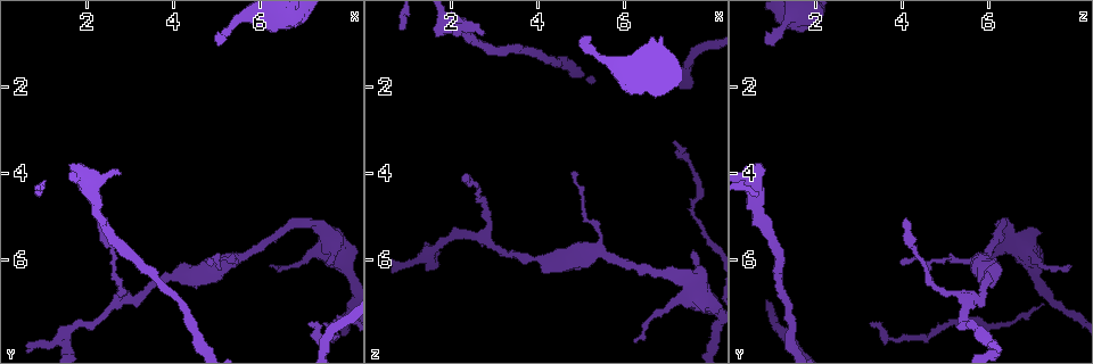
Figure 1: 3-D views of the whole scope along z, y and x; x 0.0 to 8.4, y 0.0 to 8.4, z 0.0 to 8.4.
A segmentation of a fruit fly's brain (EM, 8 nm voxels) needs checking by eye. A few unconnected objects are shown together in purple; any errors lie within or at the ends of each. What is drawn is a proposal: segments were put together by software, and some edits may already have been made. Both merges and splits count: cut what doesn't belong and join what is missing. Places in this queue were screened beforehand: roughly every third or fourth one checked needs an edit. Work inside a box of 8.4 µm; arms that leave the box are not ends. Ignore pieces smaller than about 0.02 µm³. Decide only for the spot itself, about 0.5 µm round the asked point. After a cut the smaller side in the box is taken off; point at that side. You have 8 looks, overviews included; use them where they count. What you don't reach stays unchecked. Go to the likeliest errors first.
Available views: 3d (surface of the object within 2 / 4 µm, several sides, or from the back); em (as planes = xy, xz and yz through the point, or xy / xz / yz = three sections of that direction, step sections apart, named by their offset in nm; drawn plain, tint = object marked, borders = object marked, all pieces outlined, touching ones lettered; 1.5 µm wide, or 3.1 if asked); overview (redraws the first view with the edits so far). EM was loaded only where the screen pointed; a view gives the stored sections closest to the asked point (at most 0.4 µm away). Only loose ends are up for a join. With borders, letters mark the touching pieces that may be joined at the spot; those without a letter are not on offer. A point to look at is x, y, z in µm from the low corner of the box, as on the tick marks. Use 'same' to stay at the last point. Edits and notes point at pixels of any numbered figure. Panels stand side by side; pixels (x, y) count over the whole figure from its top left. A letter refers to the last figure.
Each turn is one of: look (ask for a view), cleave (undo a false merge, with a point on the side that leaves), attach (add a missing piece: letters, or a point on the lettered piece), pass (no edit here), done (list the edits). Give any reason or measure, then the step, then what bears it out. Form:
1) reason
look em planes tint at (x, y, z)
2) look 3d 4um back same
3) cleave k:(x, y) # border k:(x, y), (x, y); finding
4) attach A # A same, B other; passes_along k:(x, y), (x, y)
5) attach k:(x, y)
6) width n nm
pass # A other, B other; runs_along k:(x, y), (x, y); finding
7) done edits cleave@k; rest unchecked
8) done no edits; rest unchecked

free end
look em xy step 4 tint at (5.00, 1.00, 1.10)

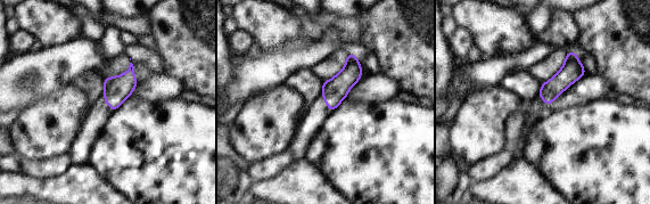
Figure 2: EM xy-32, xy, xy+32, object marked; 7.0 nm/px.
look em planes borders same

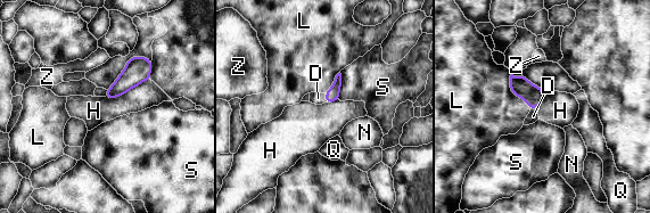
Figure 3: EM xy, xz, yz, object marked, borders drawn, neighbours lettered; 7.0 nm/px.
width 100 nm; longest_contact H 360 nm
attach D # D same, H other, L other, N other, Q other, S other, Z other; the neuron continues

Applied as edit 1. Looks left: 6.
see it whole again
look overview

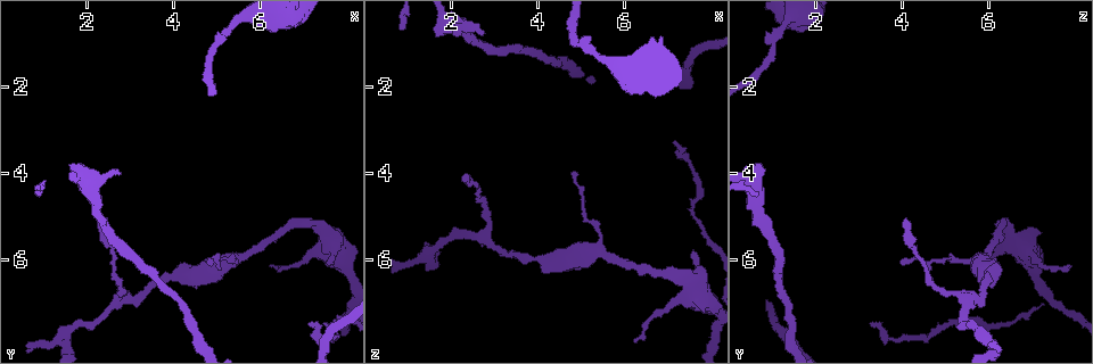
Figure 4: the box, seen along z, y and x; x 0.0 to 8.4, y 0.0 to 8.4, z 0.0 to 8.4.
branch stops here
look 3d 2um at (2.35, 5.10, 4.05)

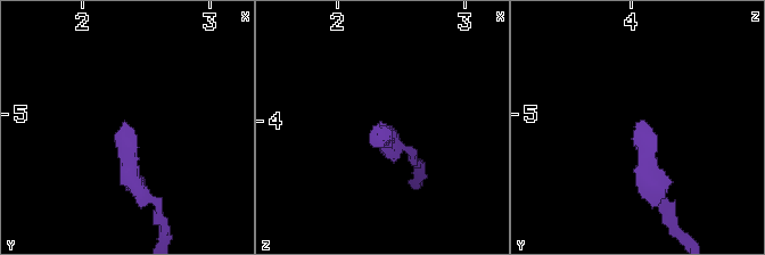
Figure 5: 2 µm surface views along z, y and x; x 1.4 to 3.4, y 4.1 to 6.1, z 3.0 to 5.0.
now the EM
look em xz step 8 plain at (2.32, 5.08, 4.04)

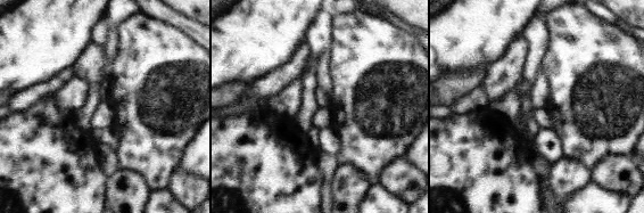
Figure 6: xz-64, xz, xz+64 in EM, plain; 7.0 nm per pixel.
see the neighbours
look em xz step 8 borders same

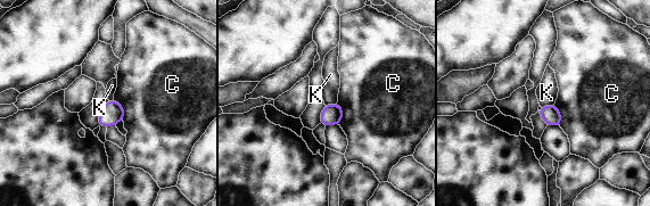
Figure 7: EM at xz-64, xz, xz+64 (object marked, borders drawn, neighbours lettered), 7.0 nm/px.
width 150 nm
pass # C other, K other; border 7:(113, 99), (122, 106), (123, 120); none of them fits

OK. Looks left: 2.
done edits attach@3; rest unchecked

